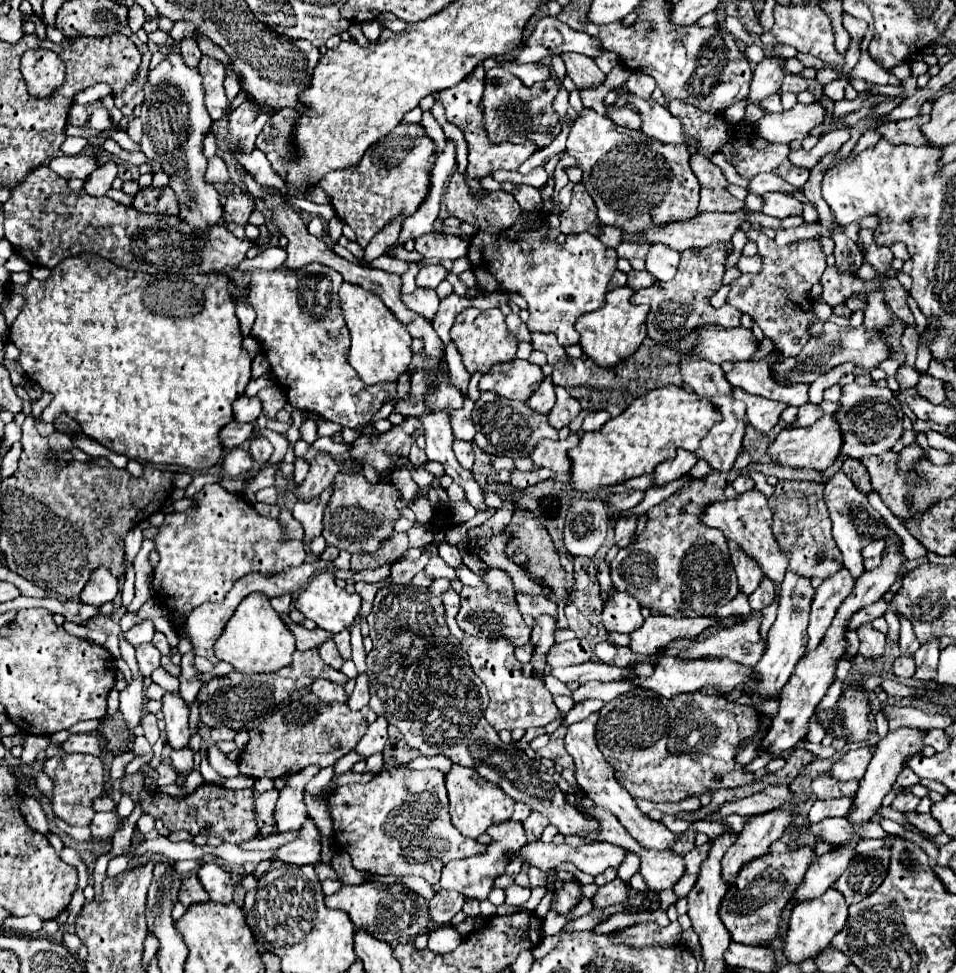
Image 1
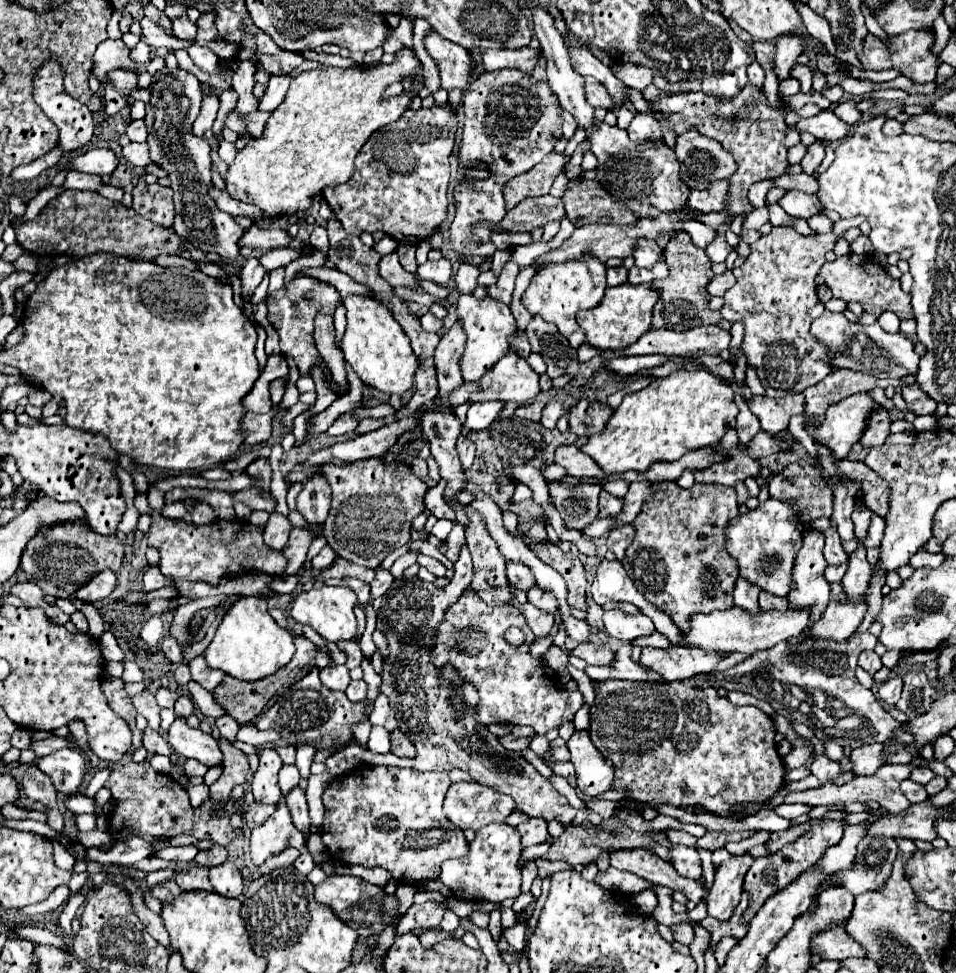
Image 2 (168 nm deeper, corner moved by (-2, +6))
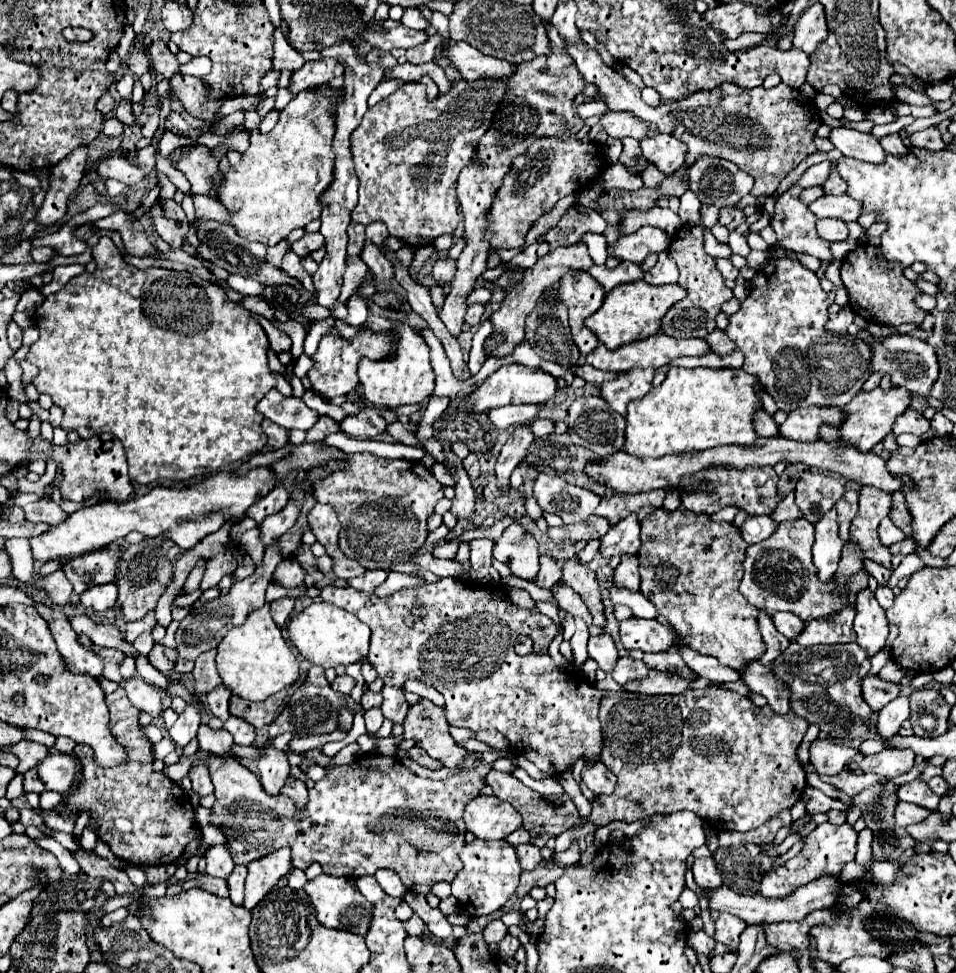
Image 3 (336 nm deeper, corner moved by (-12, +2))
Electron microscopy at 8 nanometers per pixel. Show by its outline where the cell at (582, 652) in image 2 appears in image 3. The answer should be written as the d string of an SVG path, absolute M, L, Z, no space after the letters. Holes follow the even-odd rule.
M622 657L618 659L616 663L616 669L614 669L614 679L624 685L628 681L634 681L634 679L642 679L648 675L648 667L638 661L638 659L632 659L632 657Z

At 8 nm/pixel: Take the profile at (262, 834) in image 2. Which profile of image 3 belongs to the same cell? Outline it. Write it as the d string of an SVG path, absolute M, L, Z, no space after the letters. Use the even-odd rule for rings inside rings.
M278 849L276 853L252 861L252 865L248 865L244 907L254 909L274 889L278 879L290 871L292 871L290 849Z

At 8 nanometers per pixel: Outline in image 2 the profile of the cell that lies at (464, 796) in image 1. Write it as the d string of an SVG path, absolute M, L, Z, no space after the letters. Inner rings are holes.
M476 781L452 783L444 799L446 817L462 831L478 831L490 823L504 823L514 809L512 797L500 795Z

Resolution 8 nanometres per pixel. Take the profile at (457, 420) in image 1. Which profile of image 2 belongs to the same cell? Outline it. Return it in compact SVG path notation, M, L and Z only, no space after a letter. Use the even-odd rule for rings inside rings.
M480 401L472 403L464 421L466 431L482 431L486 429L498 415L498 411L504 407L504 401Z

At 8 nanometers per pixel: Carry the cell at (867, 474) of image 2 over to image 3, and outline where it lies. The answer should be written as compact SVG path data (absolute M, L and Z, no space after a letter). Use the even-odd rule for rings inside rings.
M900 493L892 495L890 519L904 531L906 537L908 537L908 533L912 533L912 517L908 517L908 507L904 505L904 495L900 495Z

